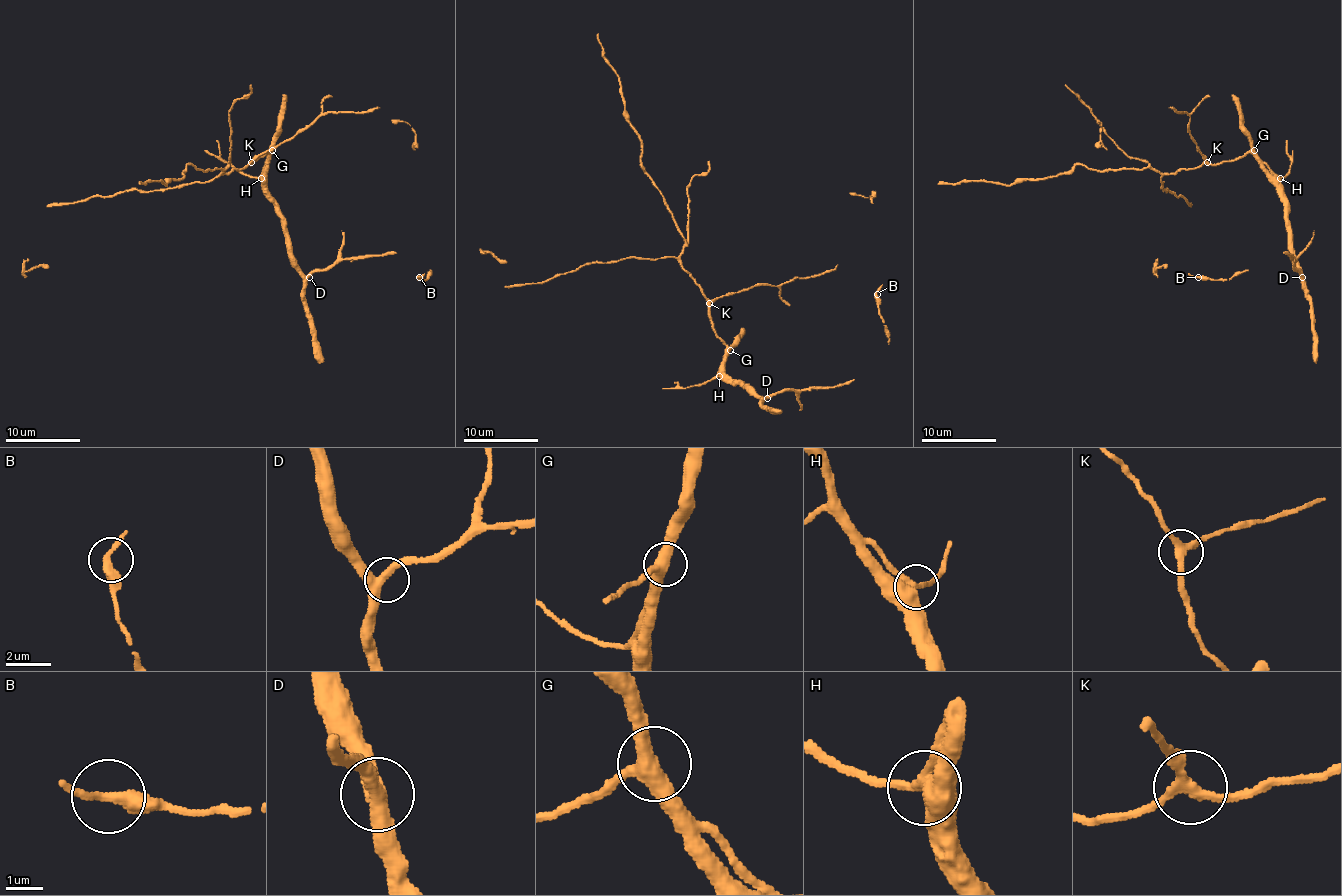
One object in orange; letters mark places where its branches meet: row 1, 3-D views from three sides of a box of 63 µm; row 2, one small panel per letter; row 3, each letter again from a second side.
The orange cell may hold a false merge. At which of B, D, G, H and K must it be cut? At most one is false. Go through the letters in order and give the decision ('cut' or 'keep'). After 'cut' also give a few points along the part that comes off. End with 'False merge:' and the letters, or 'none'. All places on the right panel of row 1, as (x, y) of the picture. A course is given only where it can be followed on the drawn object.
B: keep
D: keep
G: keep
H: keep
K: keep
False merge: none

